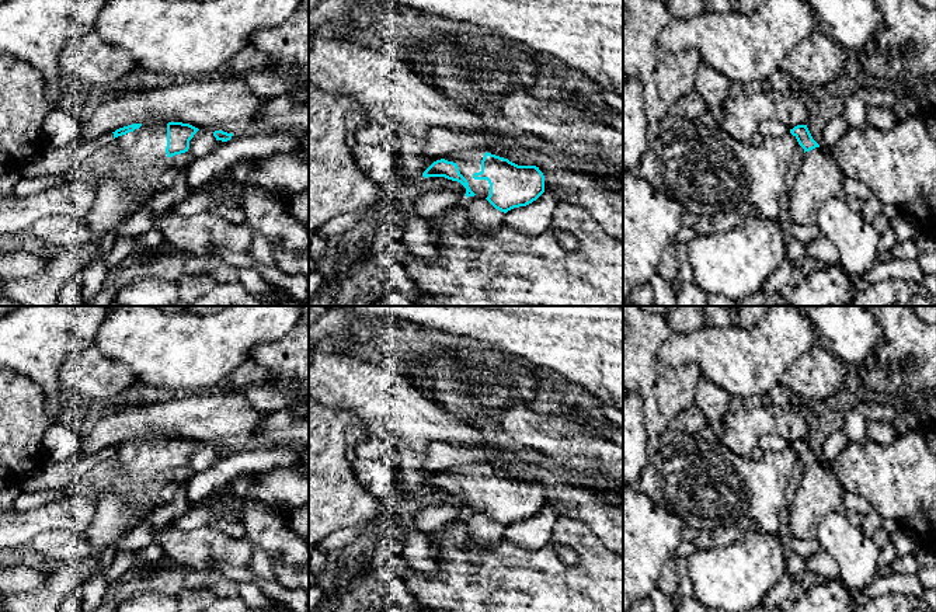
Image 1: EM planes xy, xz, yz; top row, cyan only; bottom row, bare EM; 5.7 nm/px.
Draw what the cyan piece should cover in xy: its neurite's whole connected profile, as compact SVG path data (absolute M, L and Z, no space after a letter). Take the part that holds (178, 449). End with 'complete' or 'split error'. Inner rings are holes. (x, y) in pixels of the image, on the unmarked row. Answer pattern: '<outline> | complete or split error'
M146 435L145 438L132 438L119 442L112 448L121 469L125 470L132 480L149 481L164 472L173 472L188 466L189 455L198 445L198 442L182 437Z | split error

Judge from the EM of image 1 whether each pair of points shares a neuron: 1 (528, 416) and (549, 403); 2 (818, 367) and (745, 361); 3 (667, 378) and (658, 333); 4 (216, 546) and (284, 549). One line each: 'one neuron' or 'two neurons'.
1: two neurons
2: two neurons
3: one neuron
4: one neuron

